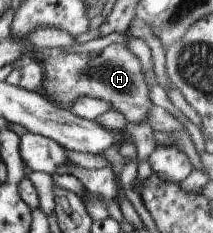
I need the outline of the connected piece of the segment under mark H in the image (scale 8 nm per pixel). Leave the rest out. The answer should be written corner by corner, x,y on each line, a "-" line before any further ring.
112,43
101,53
65,53
61,49
38,49
36,60
44,69
45,87
43,94
55,104
69,107
79,97
93,97
113,105
121,118
129,123
147,120
153,102
149,98
149,87
139,58
125,45

